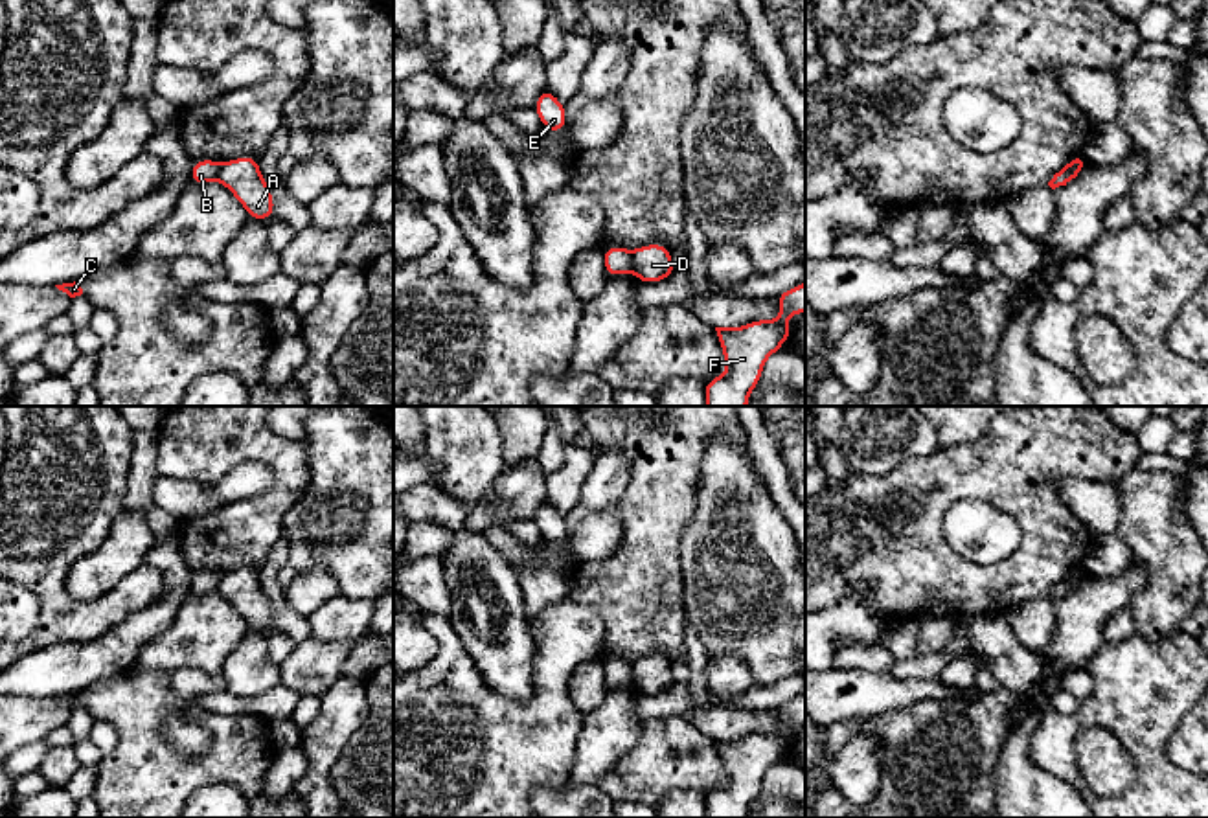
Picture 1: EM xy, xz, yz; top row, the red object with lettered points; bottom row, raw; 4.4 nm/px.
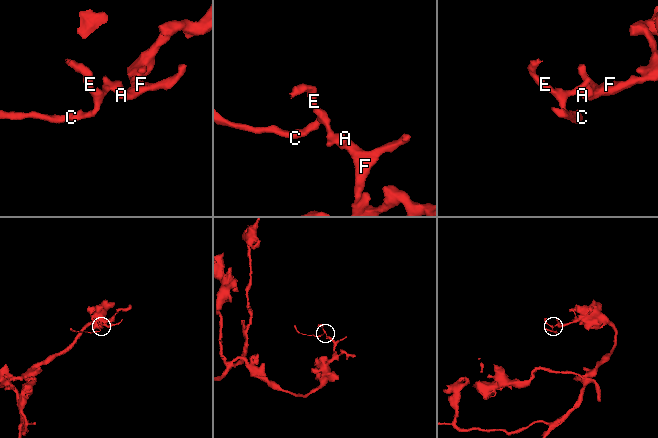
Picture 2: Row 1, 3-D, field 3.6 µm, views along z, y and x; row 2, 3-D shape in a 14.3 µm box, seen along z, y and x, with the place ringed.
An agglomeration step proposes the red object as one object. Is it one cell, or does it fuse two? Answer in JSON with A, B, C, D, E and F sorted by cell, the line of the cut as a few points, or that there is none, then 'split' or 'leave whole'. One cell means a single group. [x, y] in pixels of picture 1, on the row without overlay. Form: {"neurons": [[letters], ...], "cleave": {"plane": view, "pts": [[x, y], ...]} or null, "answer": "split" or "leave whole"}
{"neurons": [["A", "D", "F"], ["B", "C", "E"]], "cleave": {"plane": "xz", "pts": [[631, 664], [635, 682]]}, "answer": "split"}

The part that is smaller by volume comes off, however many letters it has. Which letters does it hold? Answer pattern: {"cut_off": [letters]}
{"cut_off": ["B", "C", "E"]}

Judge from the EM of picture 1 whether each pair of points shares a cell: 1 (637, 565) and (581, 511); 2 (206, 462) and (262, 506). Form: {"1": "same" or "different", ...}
{"1": "different", "2": "same"}

